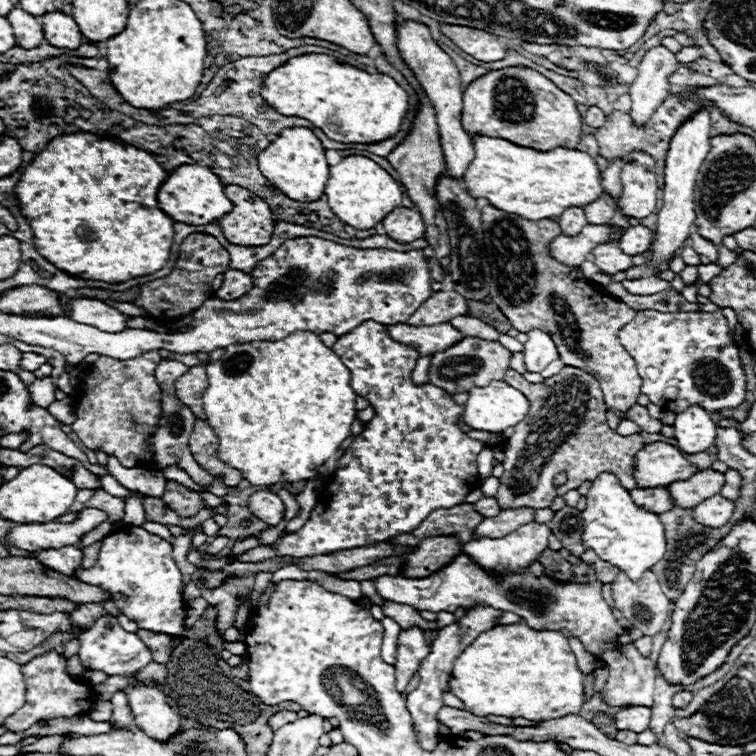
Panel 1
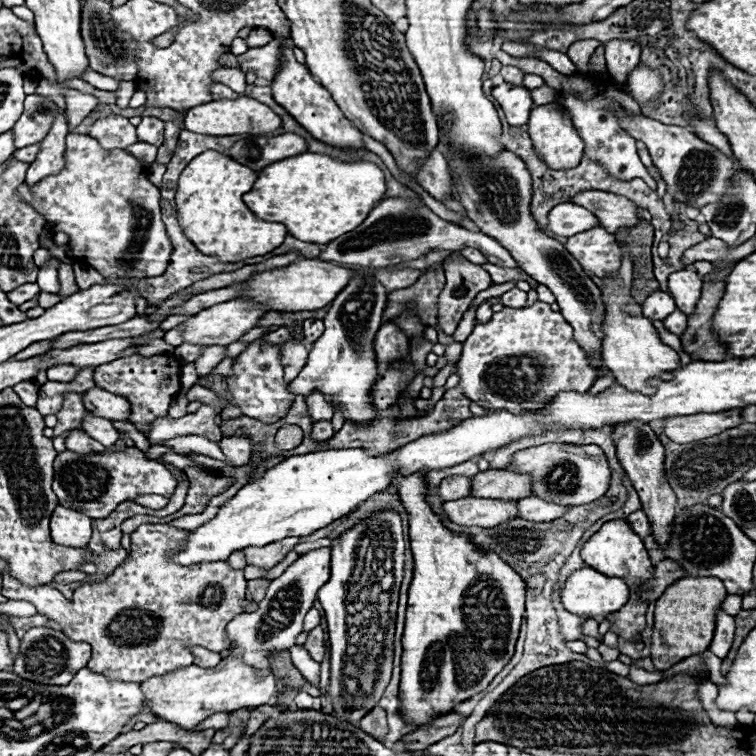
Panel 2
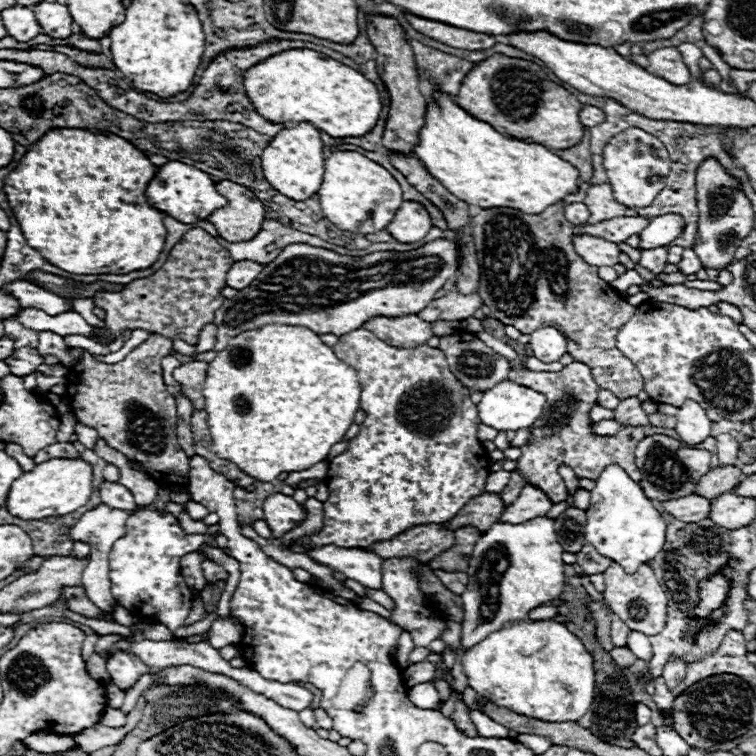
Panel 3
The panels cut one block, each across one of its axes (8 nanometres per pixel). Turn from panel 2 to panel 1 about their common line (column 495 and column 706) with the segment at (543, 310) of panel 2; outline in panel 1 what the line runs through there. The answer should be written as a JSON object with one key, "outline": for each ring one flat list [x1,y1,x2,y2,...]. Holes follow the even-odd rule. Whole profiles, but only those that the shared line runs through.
{"outline":[[640,310,636,312,636,316,618,332,618,338,622,342,622,346,626,348,626,352,636,360,636,368,638,368,638,374,642,378,642,394,646,394,650,398,652,404,656,406,662,406,670,412,682,412,686,410,686,406,702,406,704,410,722,410,722,408,736,408,744,402,744,394,746,394,746,376,744,376,744,370,740,366,740,356,738,356,738,346,736,342,728,336,730,328,728,328,728,322,726,318,722,316,722,312,658,312,658,310]]}

